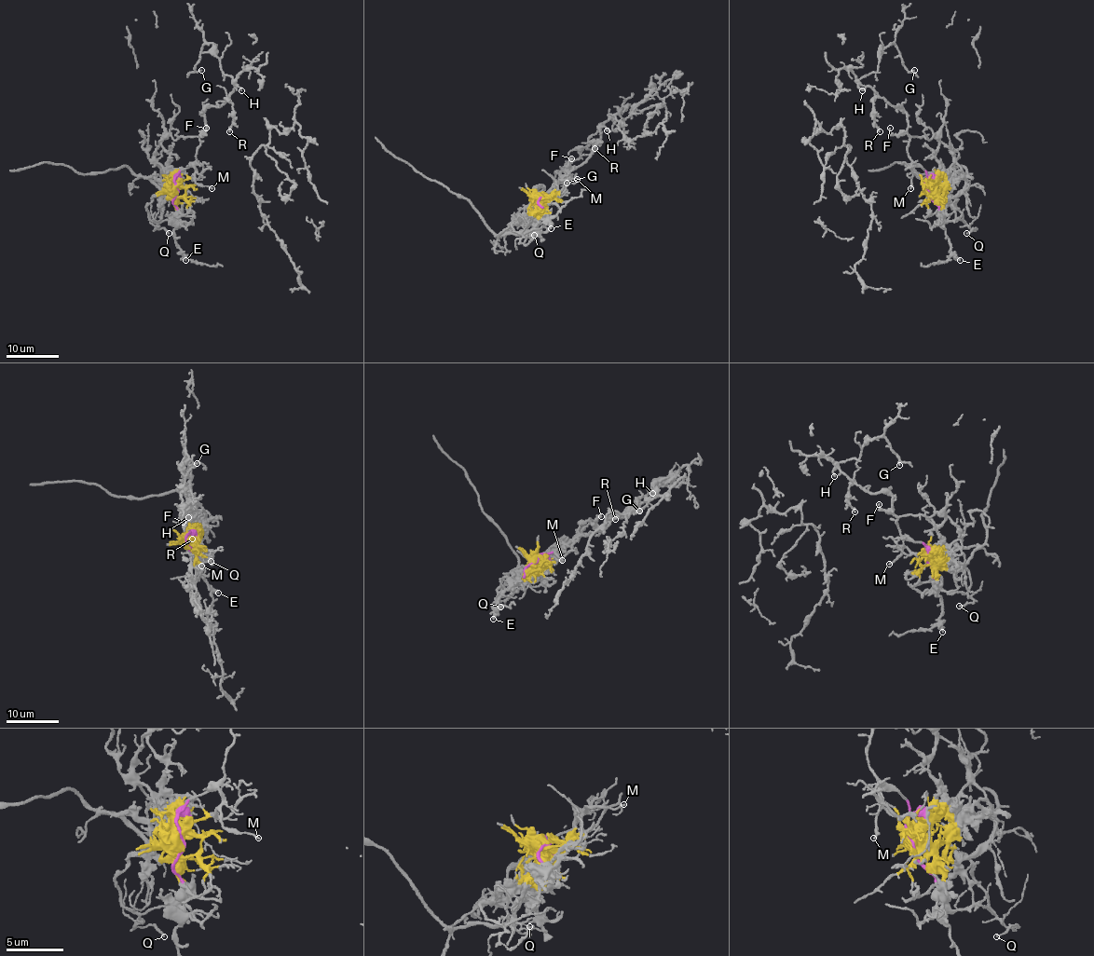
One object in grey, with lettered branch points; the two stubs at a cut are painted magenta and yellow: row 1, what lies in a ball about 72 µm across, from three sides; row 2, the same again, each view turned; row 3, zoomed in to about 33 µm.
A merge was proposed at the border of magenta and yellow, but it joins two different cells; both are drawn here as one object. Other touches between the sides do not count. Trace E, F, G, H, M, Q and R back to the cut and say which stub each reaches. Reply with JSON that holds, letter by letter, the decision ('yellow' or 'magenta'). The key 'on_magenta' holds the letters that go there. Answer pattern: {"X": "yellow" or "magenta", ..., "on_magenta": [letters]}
{"E": "yellow", "F": "magenta", "G": "magenta", "H": "magenta", "M": "yellow", "Q": "yellow", "R": "magenta", "on_magenta": ["F", "G", "H", "R"]}

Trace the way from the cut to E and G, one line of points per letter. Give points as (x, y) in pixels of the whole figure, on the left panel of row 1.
E: (177, 190), (174, 193), (177, 227), (174, 238), (185, 260)
G: (177, 190), (174, 177), (197, 159), (203, 112), (234, 88), (211, 43), (195, 68), (201, 70)

